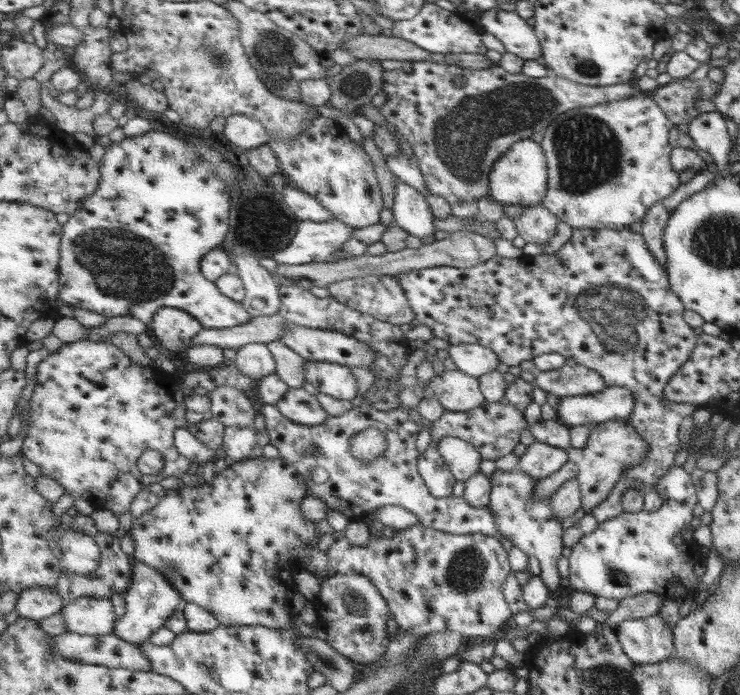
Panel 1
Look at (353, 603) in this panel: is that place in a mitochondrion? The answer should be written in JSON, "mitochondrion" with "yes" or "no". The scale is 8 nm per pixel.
{"mitochondrion":"yes"}

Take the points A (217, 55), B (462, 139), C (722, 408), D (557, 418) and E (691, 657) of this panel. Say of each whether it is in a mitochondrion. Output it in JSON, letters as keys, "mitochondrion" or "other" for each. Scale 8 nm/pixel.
{"A":"mitochondrion","B":"mitochondrion","C":"other","D":"other","E":"other"}

